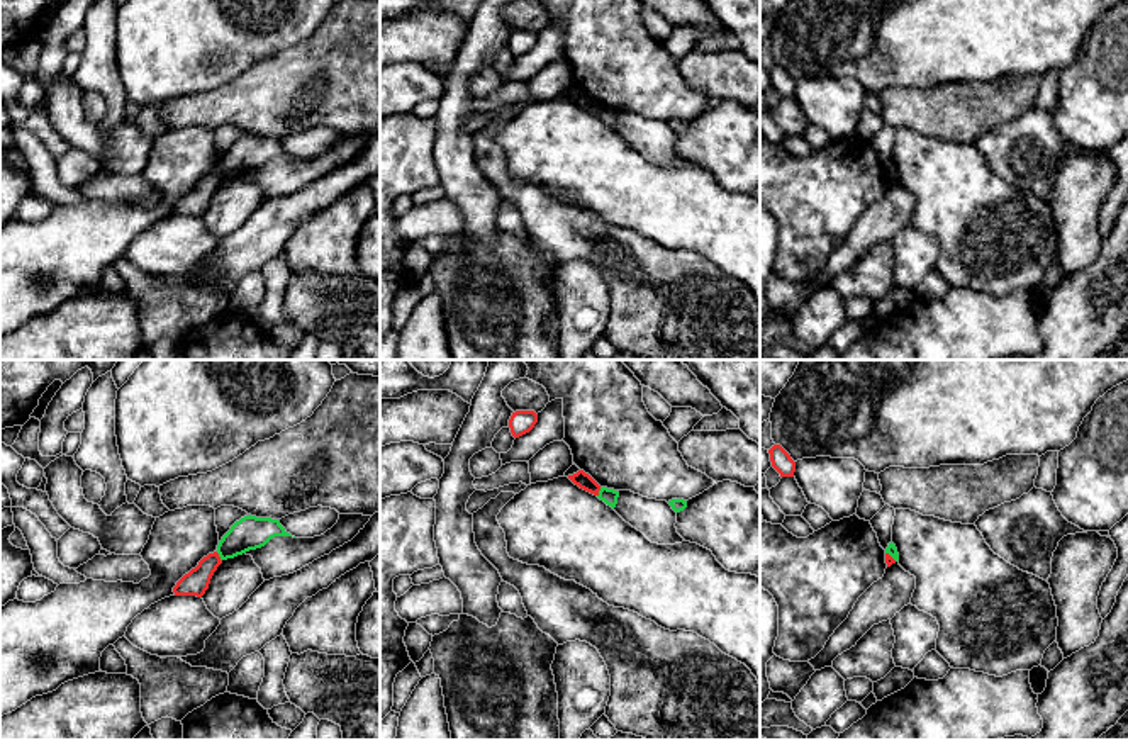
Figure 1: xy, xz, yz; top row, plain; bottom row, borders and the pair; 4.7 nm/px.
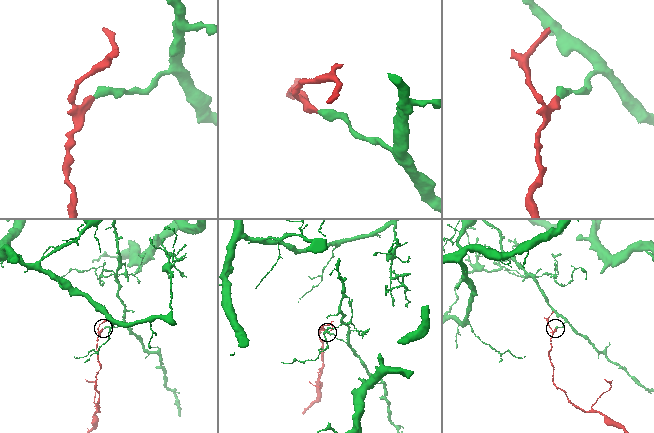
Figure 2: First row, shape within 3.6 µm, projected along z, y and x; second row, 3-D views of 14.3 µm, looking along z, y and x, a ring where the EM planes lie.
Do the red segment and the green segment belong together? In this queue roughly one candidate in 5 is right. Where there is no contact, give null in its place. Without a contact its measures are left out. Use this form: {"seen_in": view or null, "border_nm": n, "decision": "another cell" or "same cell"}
{"seen_in": "xy", "border_nm": 50, "decision": "another cell"}

